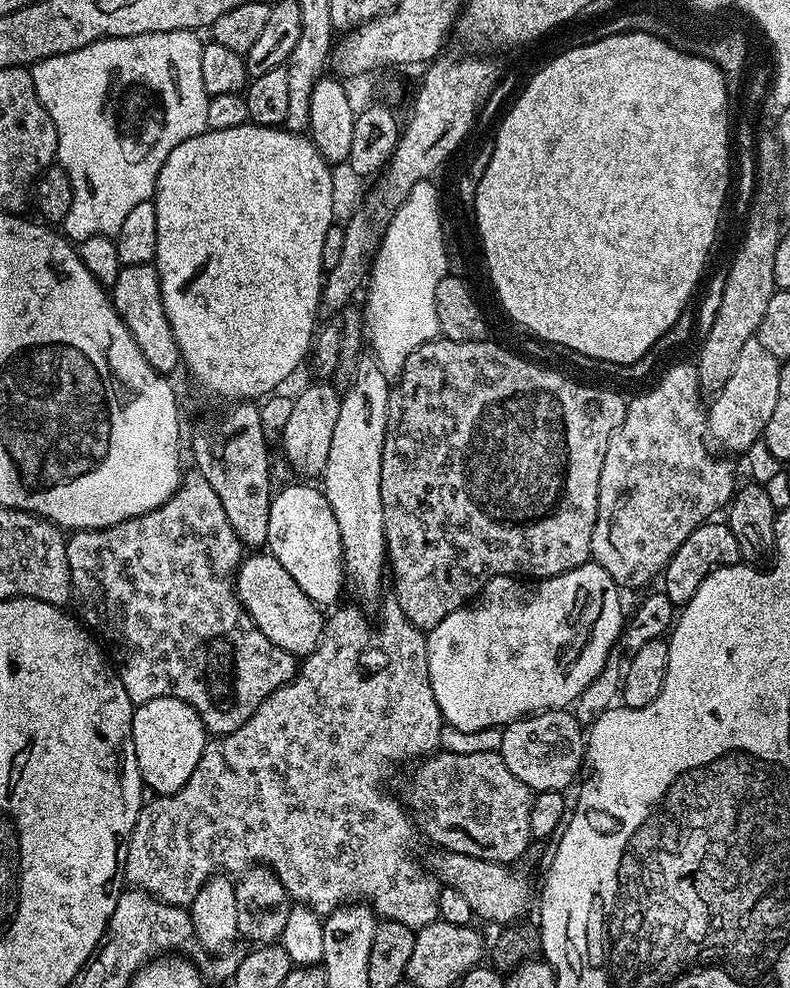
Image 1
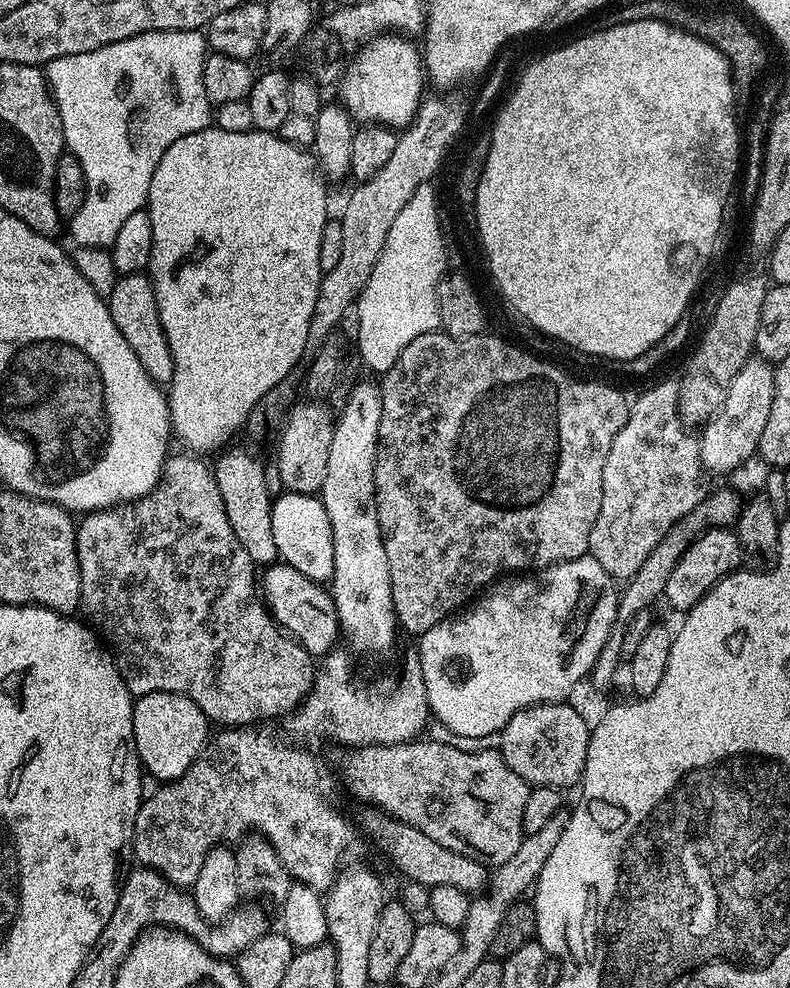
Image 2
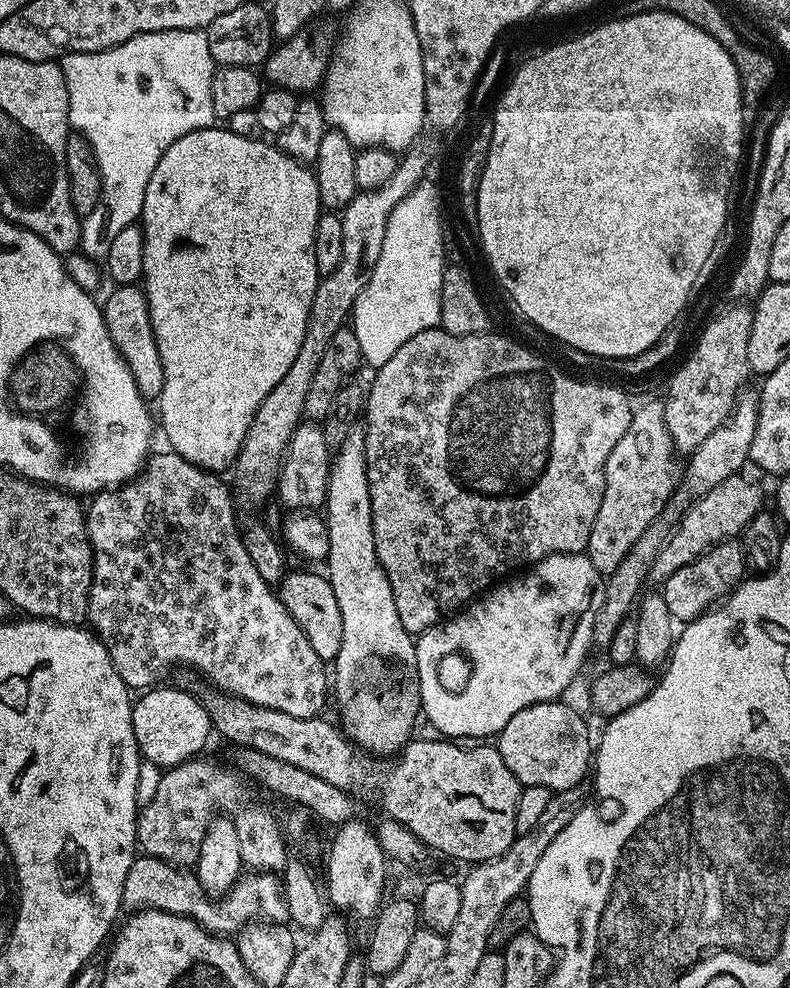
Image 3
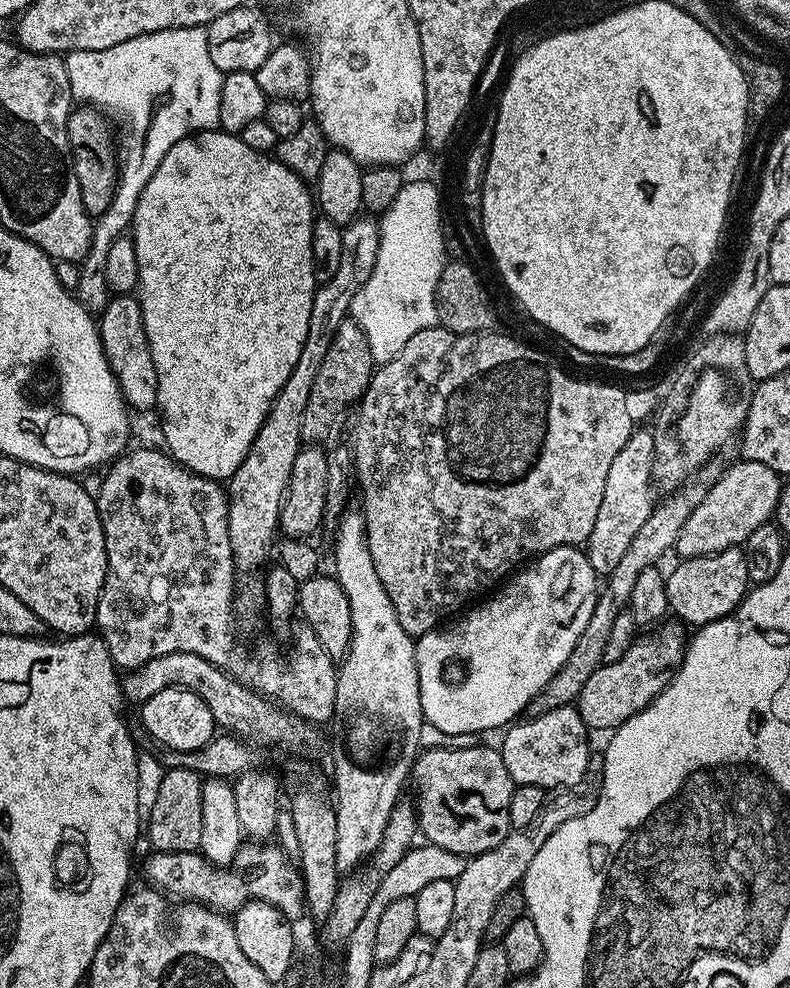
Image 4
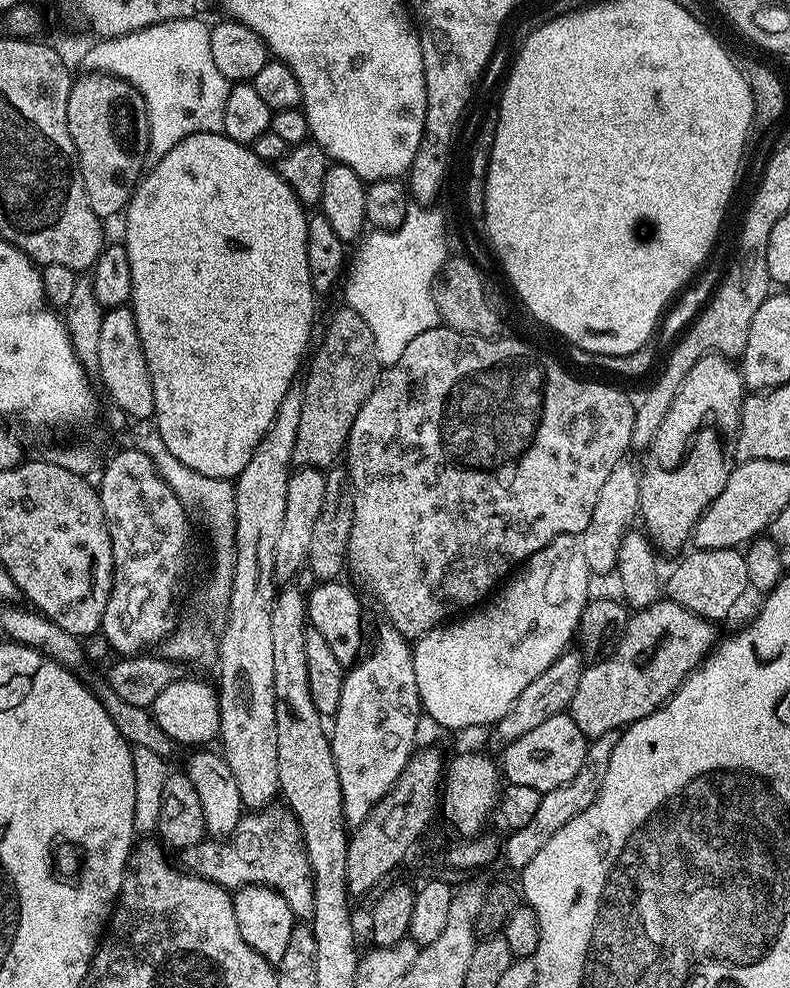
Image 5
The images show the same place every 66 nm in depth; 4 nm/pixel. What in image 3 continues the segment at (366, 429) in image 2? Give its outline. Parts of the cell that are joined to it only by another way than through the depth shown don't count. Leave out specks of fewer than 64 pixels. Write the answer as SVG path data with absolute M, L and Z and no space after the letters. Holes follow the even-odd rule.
M349 431L340 447L335 449L332 469L328 479L326 501L326 523L328 525L328 559L326 575L338 598L338 610L342 613L342 646L334 661L334 702L340 706L340 720L343 735L365 753L373 752L383 758L395 757L413 739L416 719L421 719L420 683L416 669L416 641L413 633L402 626L398 618L398 606L390 578L378 562L374 546L374 522L370 506L370 486L366 474L364 433Z

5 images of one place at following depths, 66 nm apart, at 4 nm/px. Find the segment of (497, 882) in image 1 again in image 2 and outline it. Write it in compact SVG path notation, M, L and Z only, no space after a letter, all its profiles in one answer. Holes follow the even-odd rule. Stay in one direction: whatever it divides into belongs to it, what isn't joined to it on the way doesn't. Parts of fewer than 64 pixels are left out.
M372 808L366 811L368 812L362 818L366 821L369 836L388 855L393 866L405 876L405 881L422 884L427 889L434 886L458 886L458 890L469 894L480 894L487 889L490 872L485 865L474 858L466 858L466 854L446 850L446 846L434 842L434 838L426 838L422 830L414 830L414 826L404 824L401 820L395 820Z

